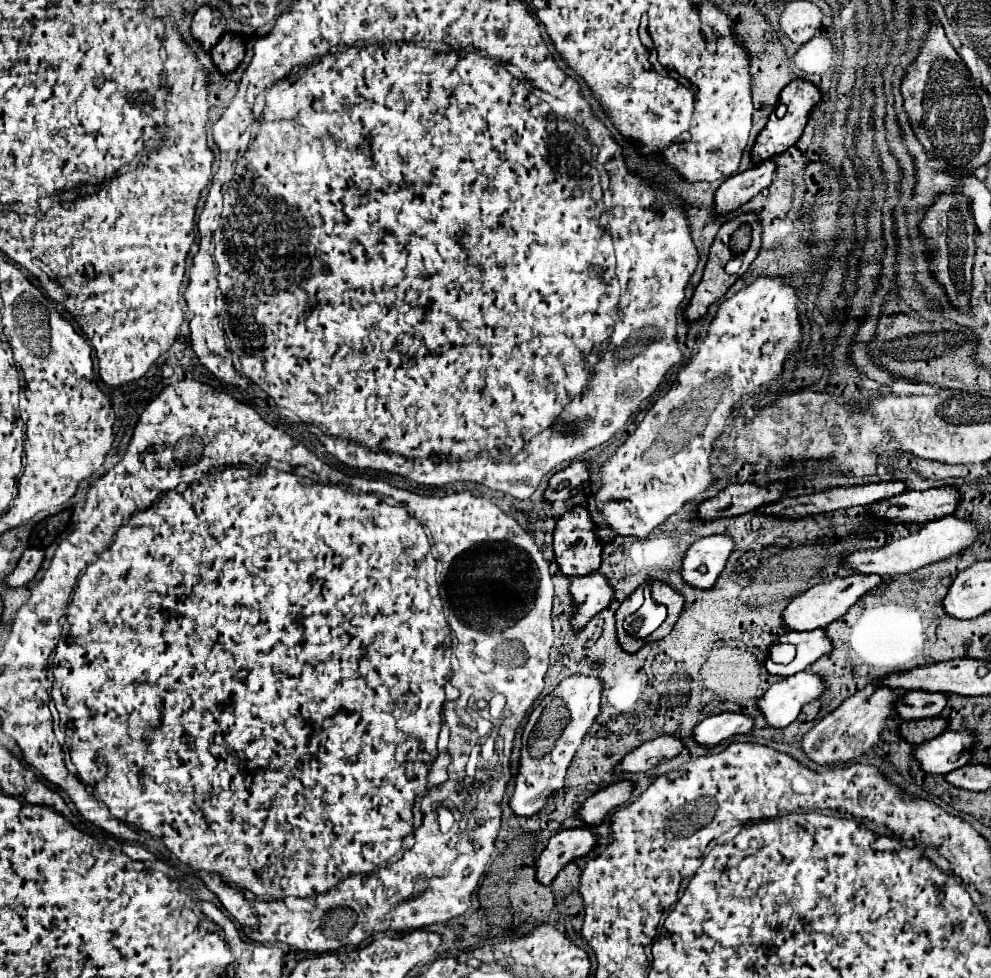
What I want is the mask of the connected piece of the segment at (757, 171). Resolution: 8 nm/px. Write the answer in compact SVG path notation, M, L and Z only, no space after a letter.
M768 159L744 173L738 173L726 179L716 191L714 213L720 217L748 203L754 195L758 195L762 189L766 189L772 183L774 171L776 171L774 159Z

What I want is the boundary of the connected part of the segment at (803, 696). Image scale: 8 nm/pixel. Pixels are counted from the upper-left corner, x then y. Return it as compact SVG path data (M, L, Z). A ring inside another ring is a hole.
M802 671L774 683L758 701L758 709L768 727L780 729L790 725L798 717L802 705L820 697L822 691L822 679L810 671Z

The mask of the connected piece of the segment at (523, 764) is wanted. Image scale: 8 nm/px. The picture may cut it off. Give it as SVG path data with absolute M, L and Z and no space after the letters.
M568 677L534 707L522 729L520 767L510 795L514 815L536 815L546 805L548 797L564 785L566 769L600 711L600 691L602 683L596 677Z

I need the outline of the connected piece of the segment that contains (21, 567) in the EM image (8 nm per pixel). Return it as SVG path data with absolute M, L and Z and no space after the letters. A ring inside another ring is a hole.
M26 549L24 555L22 555L22 559L18 561L16 569L4 579L4 585L12 587L12 589L26 585L38 573L38 569L42 565L42 559L44 559L42 549L40 551L38 549Z

